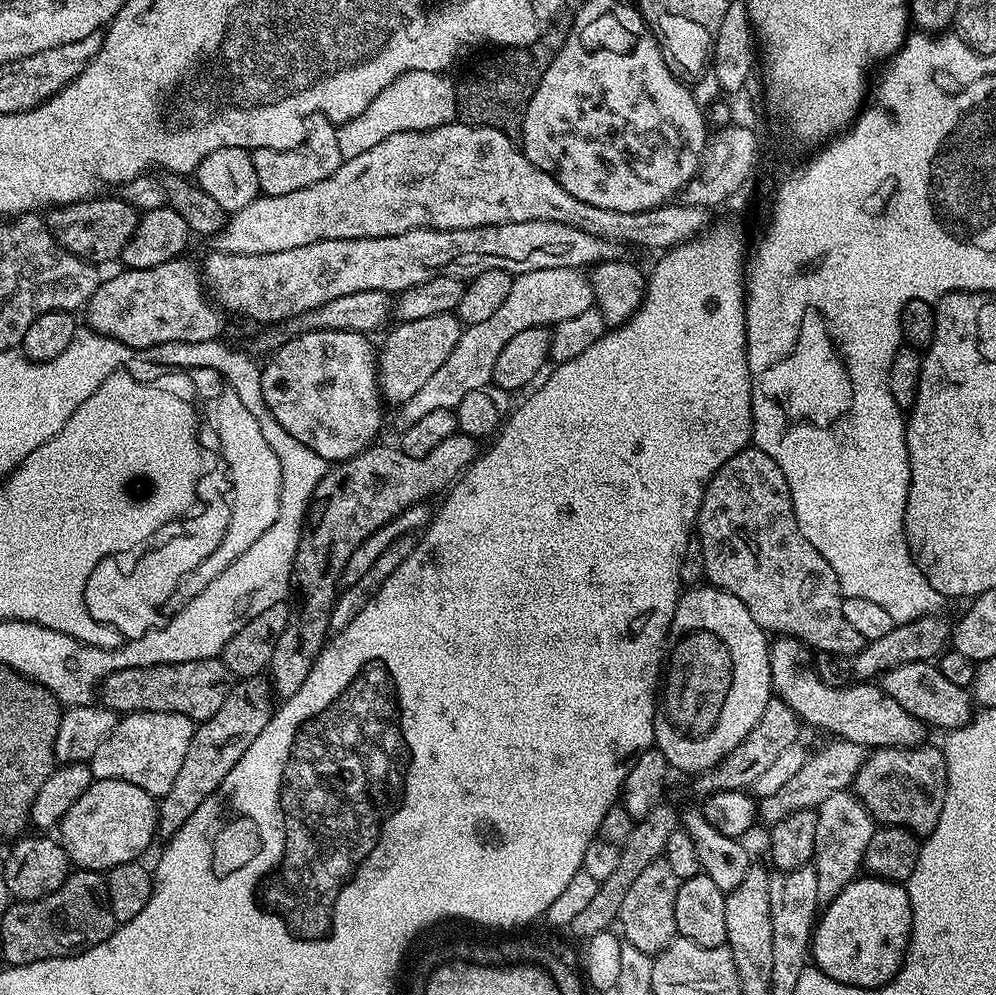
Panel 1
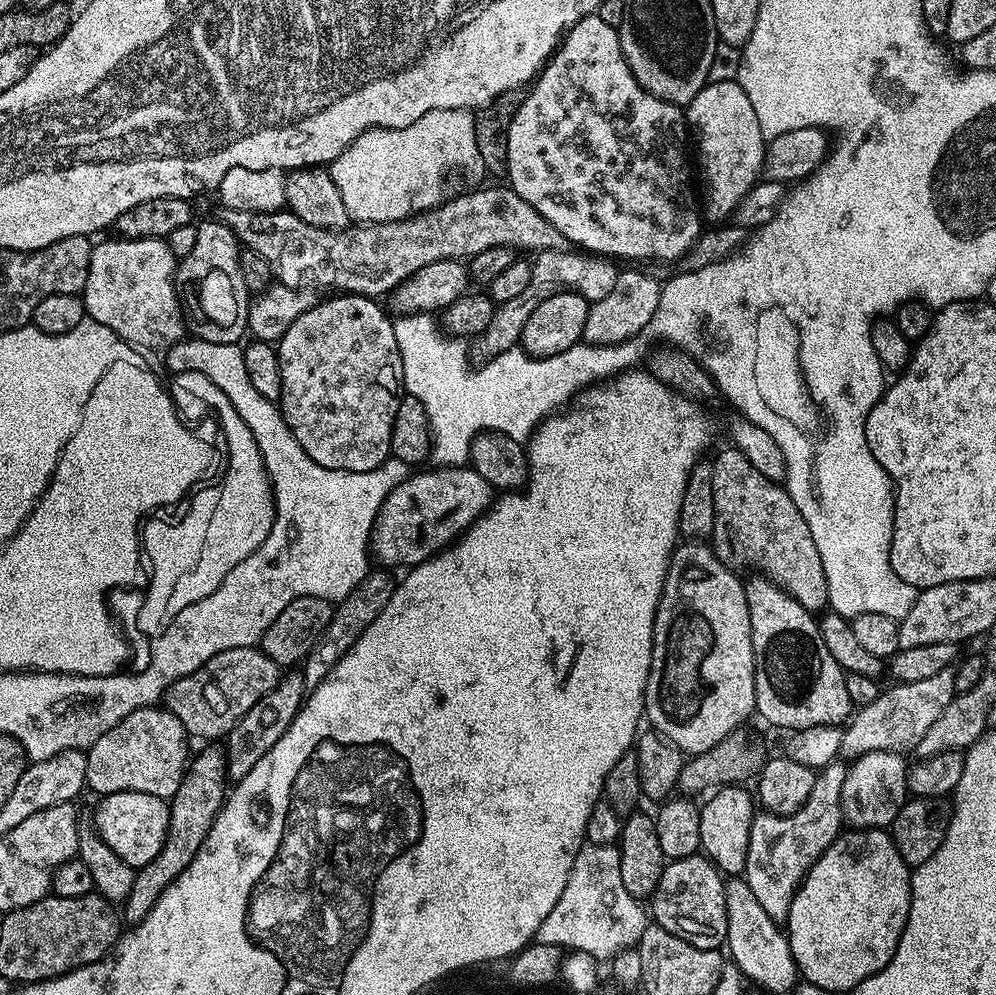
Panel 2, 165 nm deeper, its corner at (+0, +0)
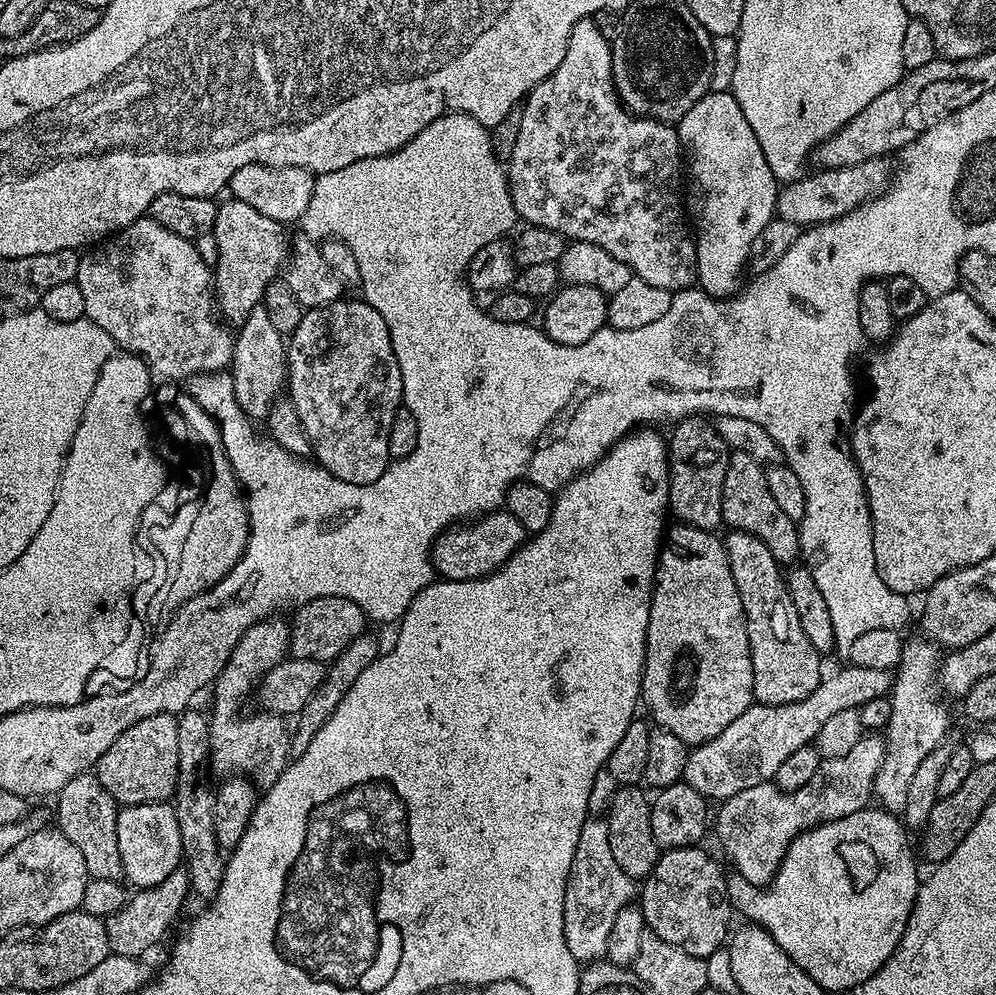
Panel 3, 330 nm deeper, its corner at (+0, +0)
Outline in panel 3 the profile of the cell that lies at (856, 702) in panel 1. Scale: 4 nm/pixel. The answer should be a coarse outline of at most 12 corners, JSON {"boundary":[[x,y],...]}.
{"boundary":[[723,537],[755,703],[820,684],[817,652],[762,538]]}

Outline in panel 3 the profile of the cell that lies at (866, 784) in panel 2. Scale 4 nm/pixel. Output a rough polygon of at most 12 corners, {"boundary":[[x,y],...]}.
{"boundary":[[909,639],[894,672],[884,761],[872,787],[903,813],[922,758],[945,743],[942,652]]}

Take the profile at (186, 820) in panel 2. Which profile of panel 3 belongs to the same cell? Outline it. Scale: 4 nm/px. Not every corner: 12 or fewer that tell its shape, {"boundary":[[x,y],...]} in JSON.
{"boundary":[[187,867],[133,891],[106,920],[109,949],[143,957],[190,896]]}

